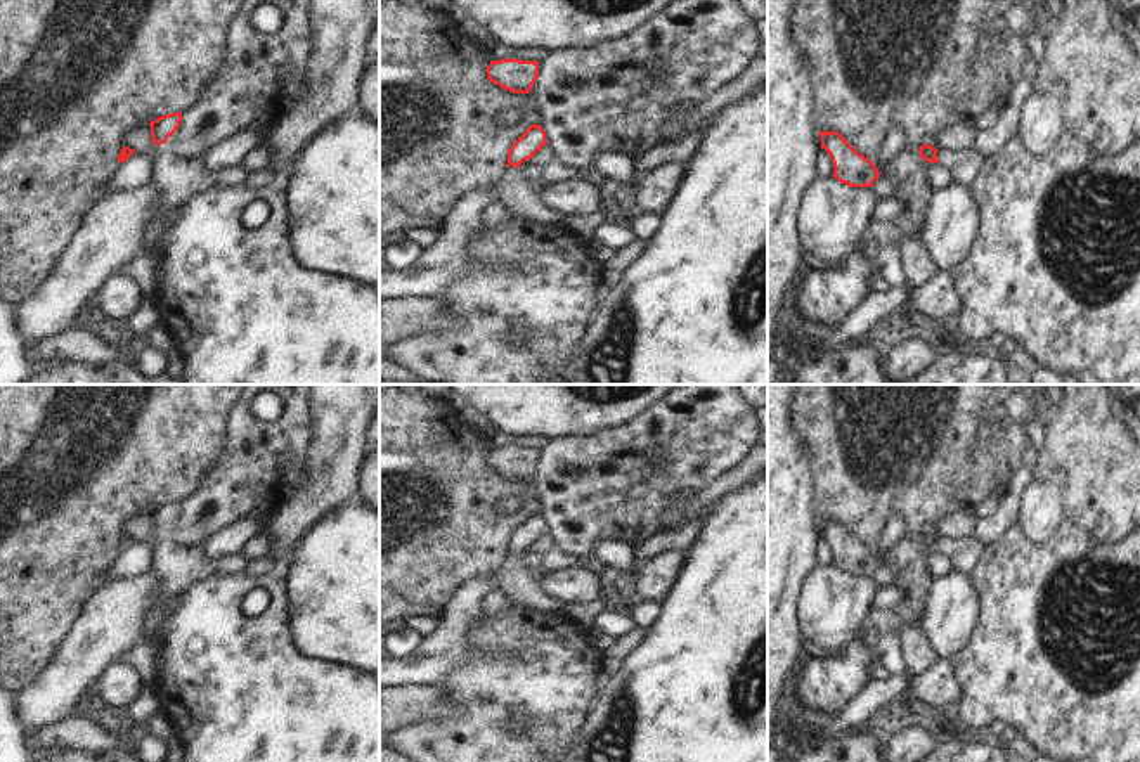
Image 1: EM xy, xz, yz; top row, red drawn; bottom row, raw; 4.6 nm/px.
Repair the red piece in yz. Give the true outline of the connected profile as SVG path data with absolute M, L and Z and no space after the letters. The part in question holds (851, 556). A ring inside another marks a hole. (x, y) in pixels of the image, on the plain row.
M819 520L821 537L825 537L833 551L833 563L840 572L849 575L873 575L880 559L877 554L859 542L839 520Z

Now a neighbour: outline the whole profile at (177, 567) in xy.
M165 532L156 535L151 549L151 570L159 577L156 597L144 613L144 636L149 639L161 625L166 603L173 594L184 592L189 585L210 577L243 572L246 559L241 552L220 559L208 559L201 544L185 547L172 540Z

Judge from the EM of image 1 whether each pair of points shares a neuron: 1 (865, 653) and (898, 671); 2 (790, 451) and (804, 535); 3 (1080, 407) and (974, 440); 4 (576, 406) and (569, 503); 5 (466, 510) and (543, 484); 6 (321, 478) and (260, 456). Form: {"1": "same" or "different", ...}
{"1": "different", "2": "same", "3": "different", "4": "different", "5": "different", "6": "different"}

